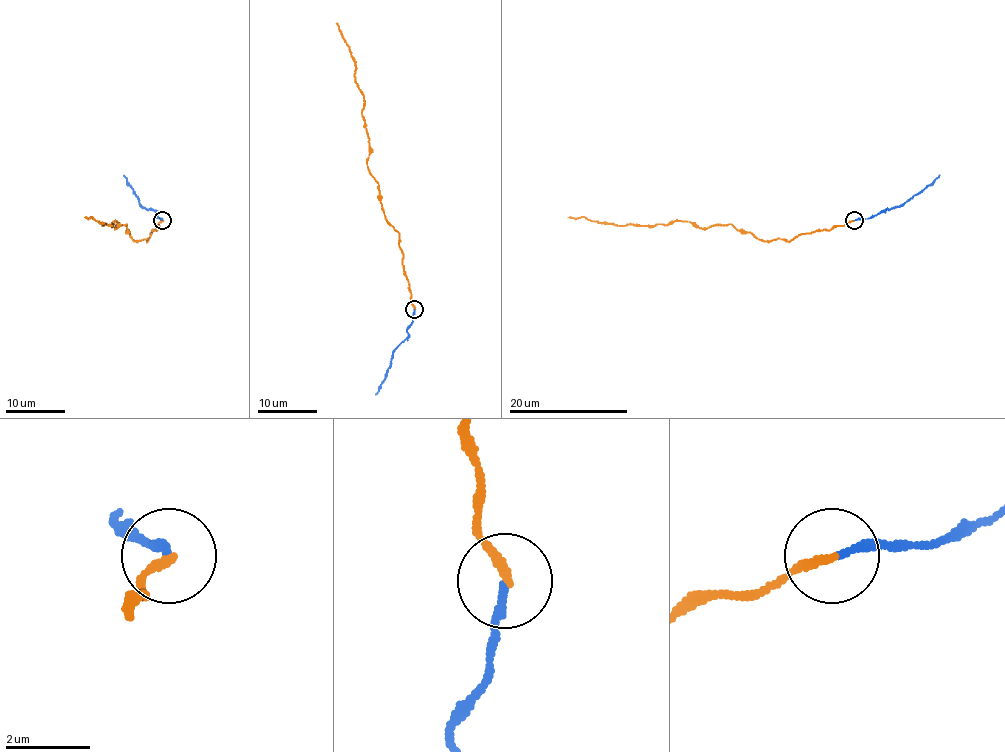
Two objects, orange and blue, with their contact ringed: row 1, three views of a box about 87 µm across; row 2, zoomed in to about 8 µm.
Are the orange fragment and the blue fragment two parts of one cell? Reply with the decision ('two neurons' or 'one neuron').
one neuron

